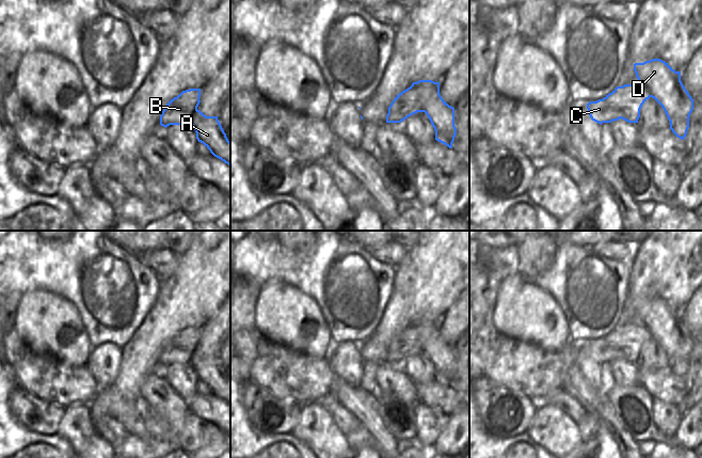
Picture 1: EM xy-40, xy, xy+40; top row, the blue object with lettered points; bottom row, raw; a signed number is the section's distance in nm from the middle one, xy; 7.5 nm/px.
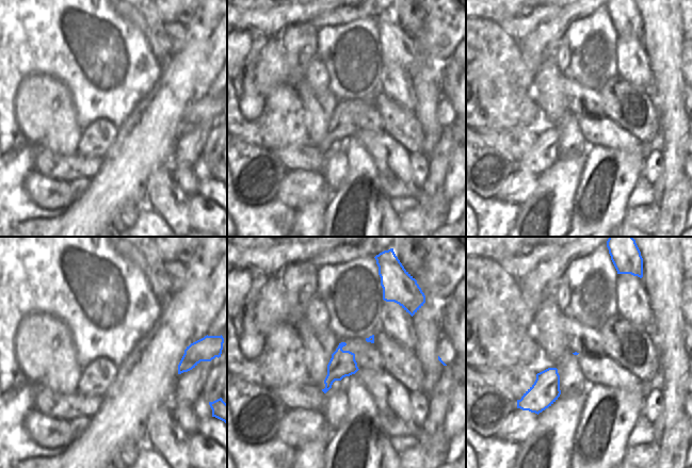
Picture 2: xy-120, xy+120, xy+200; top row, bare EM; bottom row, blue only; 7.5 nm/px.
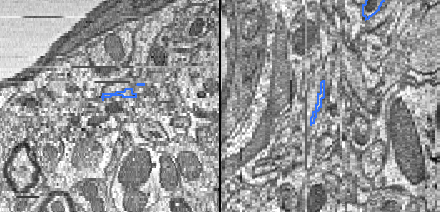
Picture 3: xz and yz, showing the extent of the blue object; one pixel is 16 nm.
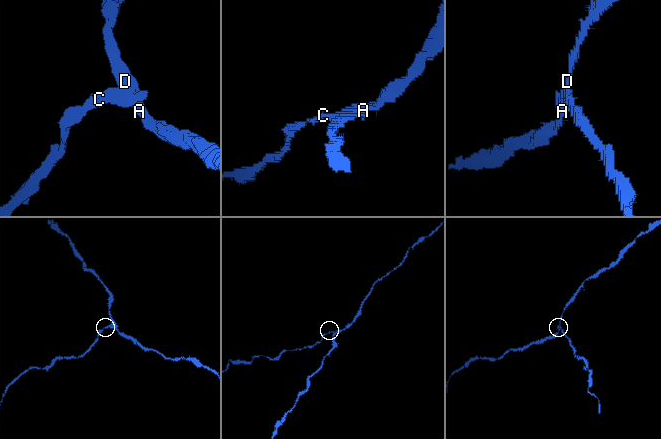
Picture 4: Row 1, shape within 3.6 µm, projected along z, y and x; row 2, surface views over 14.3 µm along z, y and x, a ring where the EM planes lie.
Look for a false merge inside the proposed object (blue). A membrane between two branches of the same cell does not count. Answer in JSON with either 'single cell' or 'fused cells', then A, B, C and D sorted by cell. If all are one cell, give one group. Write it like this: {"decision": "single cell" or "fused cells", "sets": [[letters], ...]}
{"decision": "fused cells", "sets": [["A", "D"], ["B", "C"]]}

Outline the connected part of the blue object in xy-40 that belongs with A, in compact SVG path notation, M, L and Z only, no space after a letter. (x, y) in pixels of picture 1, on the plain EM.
M196 349L190 363L196 372L197 380L203 382L214 396L230 405L230 381L218 356L206 356Z

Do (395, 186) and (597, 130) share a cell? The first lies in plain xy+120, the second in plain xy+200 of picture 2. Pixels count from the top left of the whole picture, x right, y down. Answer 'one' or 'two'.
one

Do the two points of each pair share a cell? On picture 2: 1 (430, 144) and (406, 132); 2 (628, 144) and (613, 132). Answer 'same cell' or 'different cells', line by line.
1: different cells
2: same cell

